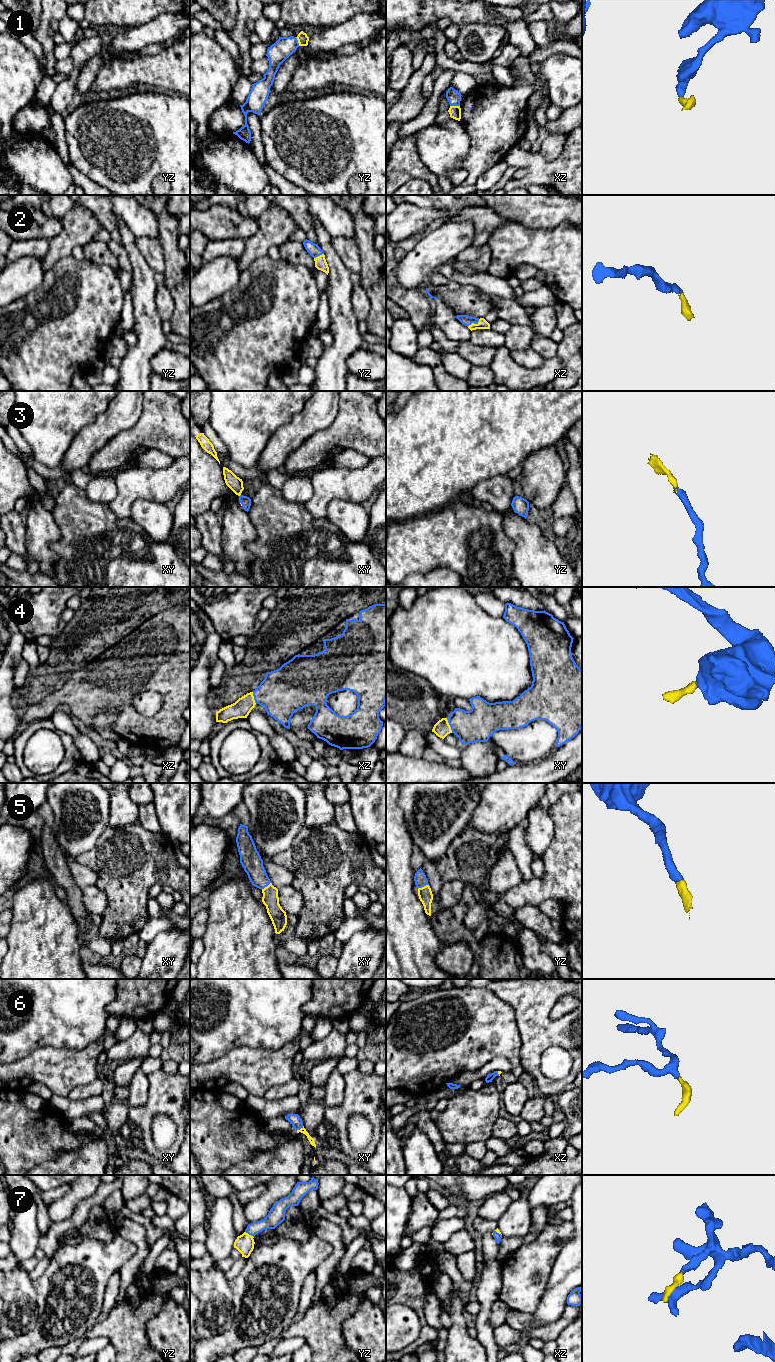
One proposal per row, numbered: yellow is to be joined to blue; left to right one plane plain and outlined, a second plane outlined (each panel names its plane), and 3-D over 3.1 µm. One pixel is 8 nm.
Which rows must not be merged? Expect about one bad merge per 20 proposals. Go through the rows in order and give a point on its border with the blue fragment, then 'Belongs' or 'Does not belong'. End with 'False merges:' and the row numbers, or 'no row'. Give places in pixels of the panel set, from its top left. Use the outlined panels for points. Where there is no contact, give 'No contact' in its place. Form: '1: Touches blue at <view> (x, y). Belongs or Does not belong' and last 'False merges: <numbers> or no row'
1: Touches blue at xz (455, 105). Belongs
2: Touches blue at xz (473, 322). Belongs
3: Touches blue at xy (241, 503). Belongs
4: Touches blue at xy (449, 724). Belongs
5: Touches blue at yz (423, 886). Belongs
6: Touches blue at xy (300, 1128). Belongs
7: Touches blue at yz (249, 1234). Belongs
False merges: no row

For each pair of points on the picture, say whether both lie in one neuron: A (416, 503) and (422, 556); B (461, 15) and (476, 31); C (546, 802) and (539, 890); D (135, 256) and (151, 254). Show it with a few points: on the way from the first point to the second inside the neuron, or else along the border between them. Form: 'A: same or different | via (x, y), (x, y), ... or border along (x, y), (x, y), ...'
A: different | border along (440, 508), (396, 521)
B: different | border along (493, 24), (465, 24), (460, 28)
C: different | border along (567, 794), (560, 797), (548, 810)
D: different | border along (135, 237), (138, 250), (155, 271)

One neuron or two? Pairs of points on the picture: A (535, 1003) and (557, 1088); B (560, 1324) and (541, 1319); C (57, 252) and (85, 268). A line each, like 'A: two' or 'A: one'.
A: one
B: two
C: two

